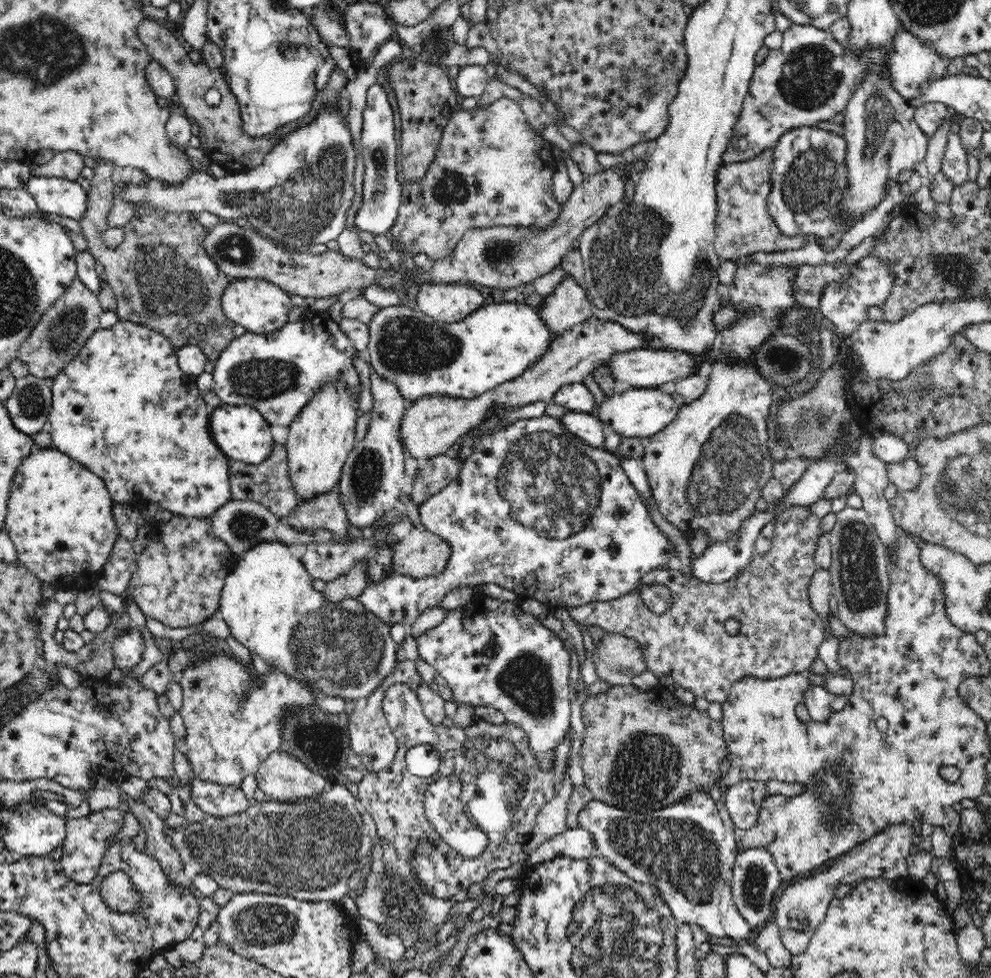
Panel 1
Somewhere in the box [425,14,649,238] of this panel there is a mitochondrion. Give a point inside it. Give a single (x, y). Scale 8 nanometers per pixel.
(454, 187)

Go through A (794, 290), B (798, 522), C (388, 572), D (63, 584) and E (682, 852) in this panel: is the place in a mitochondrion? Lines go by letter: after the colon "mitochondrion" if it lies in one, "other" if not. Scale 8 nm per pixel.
A: other
B: other
C: other
D: other
E: mitochondrion

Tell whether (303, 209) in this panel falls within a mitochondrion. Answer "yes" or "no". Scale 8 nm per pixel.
yes

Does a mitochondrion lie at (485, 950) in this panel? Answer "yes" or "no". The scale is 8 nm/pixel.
no

